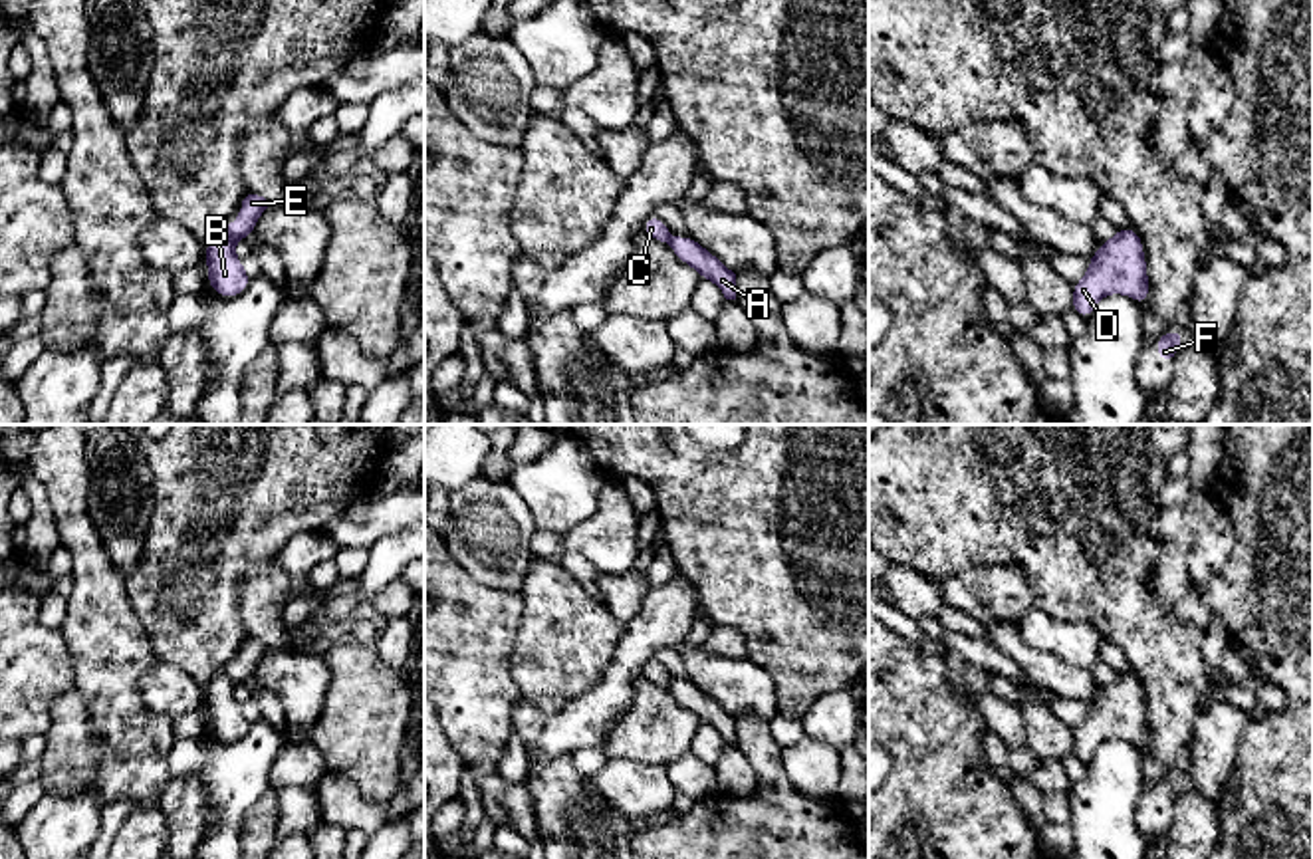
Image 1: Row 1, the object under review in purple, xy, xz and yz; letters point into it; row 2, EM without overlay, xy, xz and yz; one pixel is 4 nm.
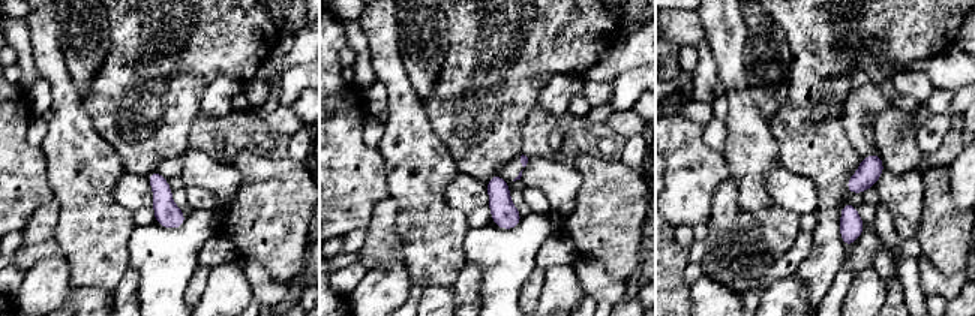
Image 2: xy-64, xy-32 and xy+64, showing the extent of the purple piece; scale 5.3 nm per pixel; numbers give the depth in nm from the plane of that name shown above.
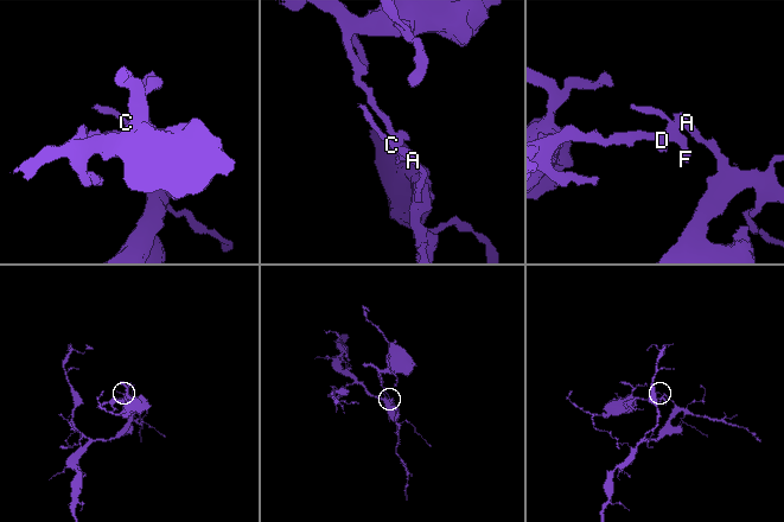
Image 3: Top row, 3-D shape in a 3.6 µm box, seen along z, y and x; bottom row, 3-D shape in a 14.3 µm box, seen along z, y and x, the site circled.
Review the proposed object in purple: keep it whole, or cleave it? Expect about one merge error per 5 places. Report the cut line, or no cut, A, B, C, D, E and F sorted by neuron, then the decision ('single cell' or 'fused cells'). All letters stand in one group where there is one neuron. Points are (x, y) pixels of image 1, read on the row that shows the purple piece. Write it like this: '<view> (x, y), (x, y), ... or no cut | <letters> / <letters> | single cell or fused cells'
xy (225, 227), (235, 239) | A E / B C D F | fused cells

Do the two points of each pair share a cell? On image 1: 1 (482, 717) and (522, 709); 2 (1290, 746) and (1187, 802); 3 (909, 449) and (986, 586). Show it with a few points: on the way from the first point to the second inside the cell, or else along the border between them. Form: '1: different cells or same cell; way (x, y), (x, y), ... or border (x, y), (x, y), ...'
1: different cells; border (520, 697), (514, 707), (512, 729)
2: different cells; border (1214, 798), (1220, 838)
3: different cells; border (1022, 568), (1014, 562), (974, 566), (943, 582)

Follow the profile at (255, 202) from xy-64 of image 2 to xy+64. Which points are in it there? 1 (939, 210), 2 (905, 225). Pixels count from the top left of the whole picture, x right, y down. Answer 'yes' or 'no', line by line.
1: yes
2: no

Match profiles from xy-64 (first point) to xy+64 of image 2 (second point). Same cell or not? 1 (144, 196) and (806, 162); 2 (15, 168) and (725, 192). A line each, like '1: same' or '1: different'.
1: different
2: different

